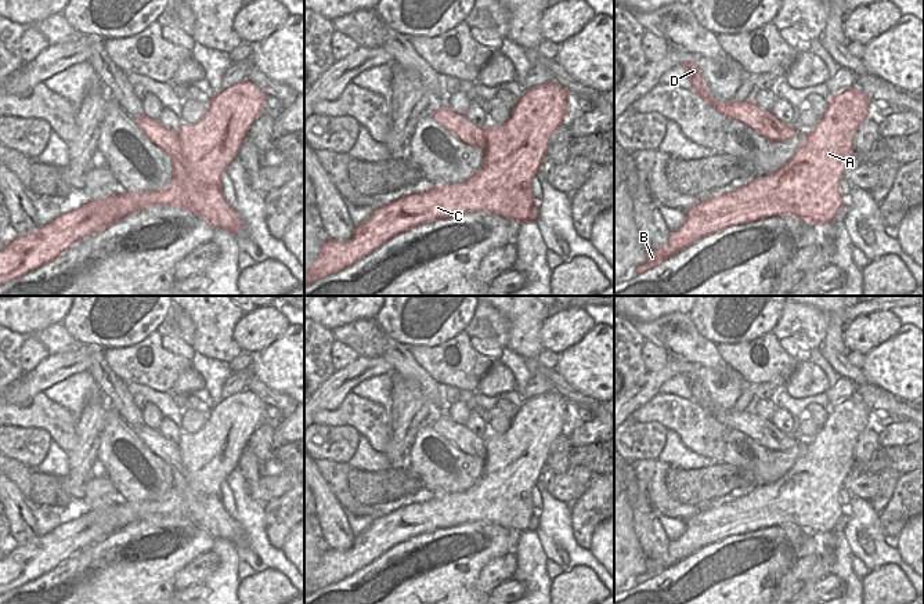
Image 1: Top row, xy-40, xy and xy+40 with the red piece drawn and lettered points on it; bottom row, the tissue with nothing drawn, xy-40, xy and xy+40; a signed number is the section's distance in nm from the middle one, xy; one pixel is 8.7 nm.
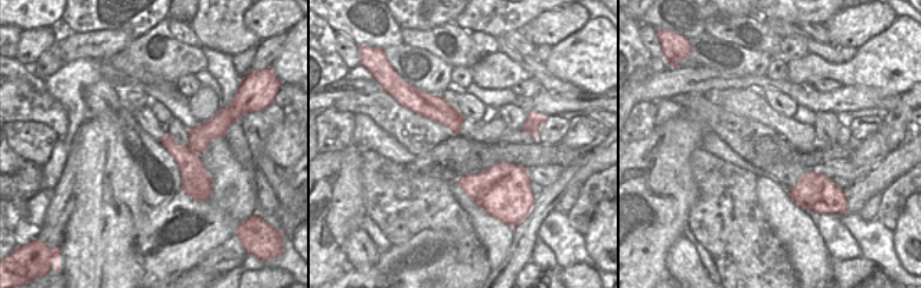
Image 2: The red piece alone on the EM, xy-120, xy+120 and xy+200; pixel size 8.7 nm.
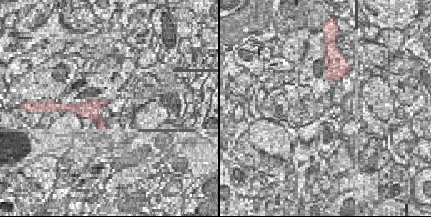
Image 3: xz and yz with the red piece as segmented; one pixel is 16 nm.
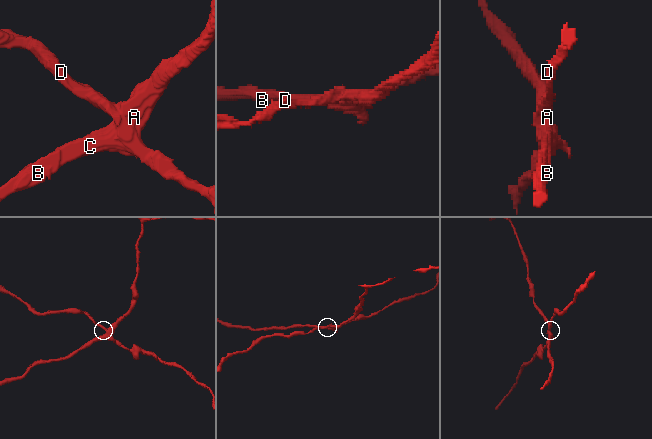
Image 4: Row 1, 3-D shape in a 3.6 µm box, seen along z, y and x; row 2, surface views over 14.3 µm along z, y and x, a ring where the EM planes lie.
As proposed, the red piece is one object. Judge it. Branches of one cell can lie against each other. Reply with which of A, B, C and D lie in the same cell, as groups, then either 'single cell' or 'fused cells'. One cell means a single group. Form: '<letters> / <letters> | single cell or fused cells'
A B C / D | fused cells

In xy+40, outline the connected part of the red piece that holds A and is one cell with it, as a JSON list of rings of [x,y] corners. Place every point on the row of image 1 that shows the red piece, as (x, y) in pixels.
[[[858,87],[842,90],[829,100],[829,108],[817,124],[805,131],[806,138],[790,160],[777,171],[750,180],[733,192],[725,192],[700,202],[686,210],[685,224],[669,231],[668,240],[660,249],[646,249],[646,260],[632,272],[634,276],[661,264],[681,250],[689,247],[699,239],[719,232],[728,227],[743,225],[766,217],[800,217],[804,223],[813,225],[829,225],[830,213],[816,216],[811,211],[813,206],[820,209],[840,209],[845,196],[840,192],[840,180],[853,159],[853,138],[858,127],[869,117],[871,98]]]

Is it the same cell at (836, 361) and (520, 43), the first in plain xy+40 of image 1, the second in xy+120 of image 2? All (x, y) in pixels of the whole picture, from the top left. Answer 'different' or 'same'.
same

